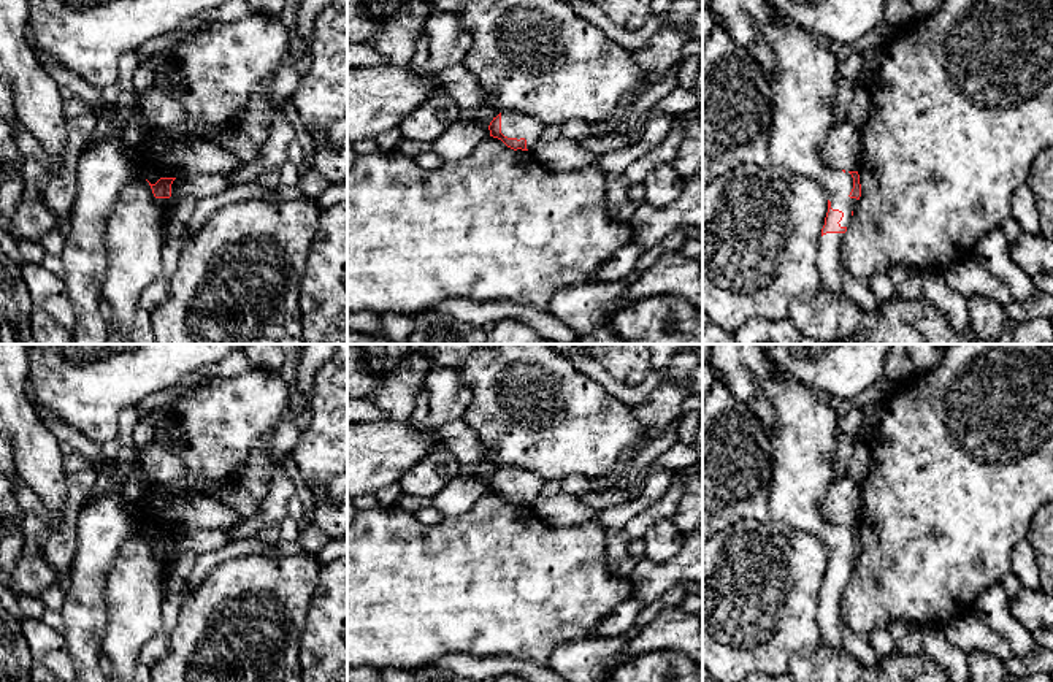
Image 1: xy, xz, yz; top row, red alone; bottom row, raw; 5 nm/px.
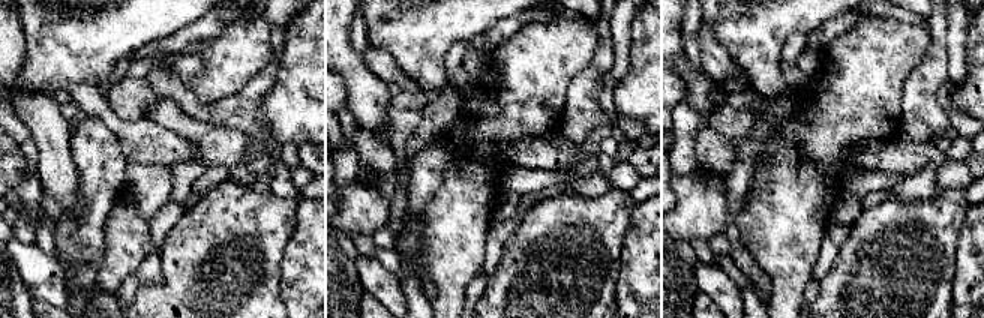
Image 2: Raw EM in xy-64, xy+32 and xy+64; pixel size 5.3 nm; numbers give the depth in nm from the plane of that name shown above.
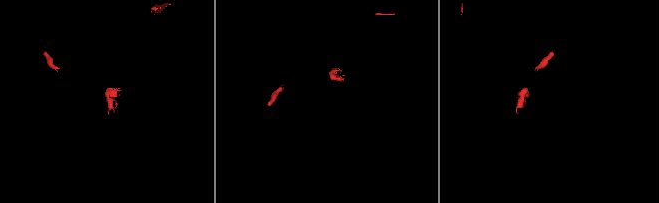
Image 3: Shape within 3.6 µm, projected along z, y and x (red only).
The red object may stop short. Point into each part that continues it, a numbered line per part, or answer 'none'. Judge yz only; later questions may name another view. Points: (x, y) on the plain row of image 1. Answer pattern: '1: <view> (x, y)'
1: yz (803, 444)

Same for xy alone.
1: xy (168, 559)

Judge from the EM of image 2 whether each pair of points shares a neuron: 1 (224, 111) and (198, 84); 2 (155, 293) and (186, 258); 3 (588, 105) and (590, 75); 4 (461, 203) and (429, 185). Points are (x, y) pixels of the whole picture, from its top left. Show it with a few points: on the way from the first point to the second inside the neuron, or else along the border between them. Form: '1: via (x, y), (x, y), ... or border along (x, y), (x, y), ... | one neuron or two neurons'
1: border along (185, 83), (203, 102), (230, 98), (246, 84) | two neurons
2: via (165, 290), (186, 269) | one neuron
3: via (588, 98), (588, 83) | one neuron
4: border along (453, 158), (441, 186), (428, 204), (423, 222) | two neurons

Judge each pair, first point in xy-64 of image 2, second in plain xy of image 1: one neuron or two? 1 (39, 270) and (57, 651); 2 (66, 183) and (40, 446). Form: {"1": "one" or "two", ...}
{"1": "one", "2": "one"}

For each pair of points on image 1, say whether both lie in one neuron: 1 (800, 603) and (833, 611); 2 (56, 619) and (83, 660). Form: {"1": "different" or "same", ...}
{"1": "different", "2": "different"}

